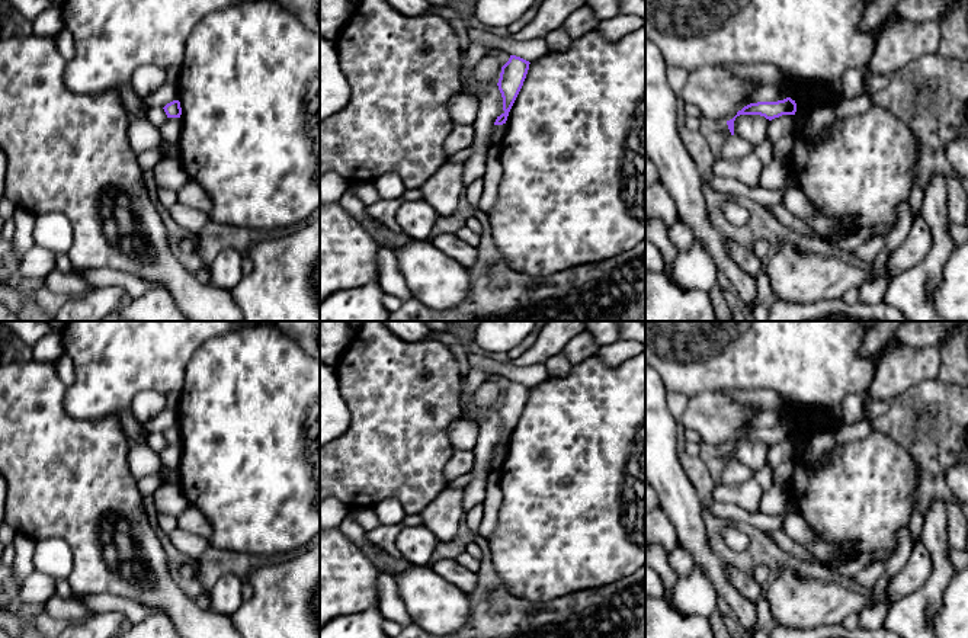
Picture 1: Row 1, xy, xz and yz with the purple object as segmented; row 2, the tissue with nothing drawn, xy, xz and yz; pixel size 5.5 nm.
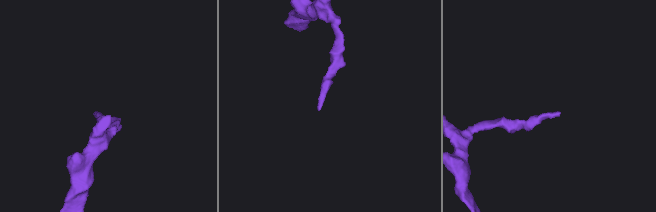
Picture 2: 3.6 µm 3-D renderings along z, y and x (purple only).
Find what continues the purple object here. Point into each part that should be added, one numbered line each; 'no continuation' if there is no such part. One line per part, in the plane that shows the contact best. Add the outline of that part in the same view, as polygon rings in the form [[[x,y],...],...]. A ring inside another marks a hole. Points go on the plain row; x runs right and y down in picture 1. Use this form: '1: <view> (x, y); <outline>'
no continuation

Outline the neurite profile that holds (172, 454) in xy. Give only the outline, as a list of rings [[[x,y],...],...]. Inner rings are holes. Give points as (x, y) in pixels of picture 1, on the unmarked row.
[[[169,443],[167,448],[158,455],[164,465],[177,468],[180,465],[180,458],[182,458],[182,445]]]

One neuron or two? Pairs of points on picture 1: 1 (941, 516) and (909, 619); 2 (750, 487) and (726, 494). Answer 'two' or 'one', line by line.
1: one
2: one

